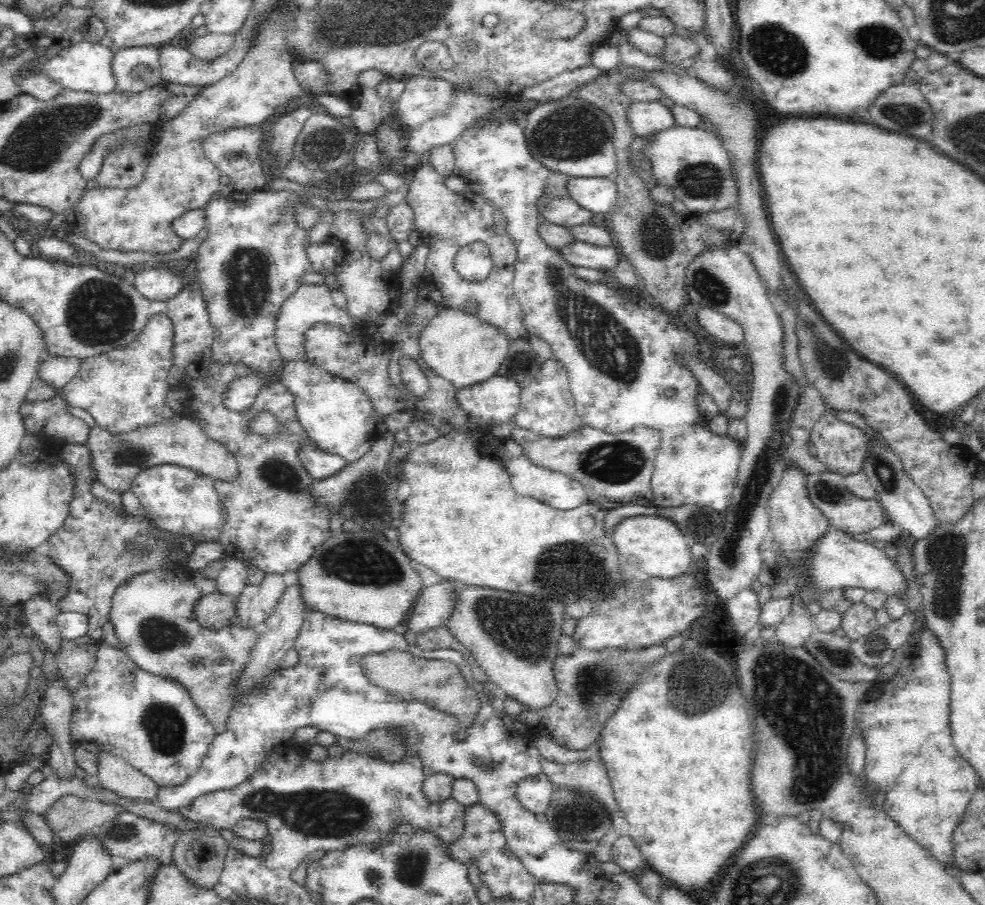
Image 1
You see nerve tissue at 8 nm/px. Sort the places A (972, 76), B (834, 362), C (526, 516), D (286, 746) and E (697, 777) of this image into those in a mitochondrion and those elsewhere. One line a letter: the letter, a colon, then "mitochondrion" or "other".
A: other
B: mitochondrion
C: other
D: other
E: other

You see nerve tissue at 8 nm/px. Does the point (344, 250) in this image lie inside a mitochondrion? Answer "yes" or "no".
no

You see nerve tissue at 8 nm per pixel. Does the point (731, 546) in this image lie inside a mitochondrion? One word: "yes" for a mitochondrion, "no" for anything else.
yes

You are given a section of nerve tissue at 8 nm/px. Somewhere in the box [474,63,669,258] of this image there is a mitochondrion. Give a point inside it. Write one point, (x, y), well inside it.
(574, 133)

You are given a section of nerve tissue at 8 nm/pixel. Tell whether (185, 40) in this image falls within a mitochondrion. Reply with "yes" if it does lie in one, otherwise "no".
no

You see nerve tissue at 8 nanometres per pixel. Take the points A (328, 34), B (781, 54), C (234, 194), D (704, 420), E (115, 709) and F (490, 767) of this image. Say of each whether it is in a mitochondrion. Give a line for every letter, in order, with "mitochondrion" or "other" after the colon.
A: mitochondrion
B: mitochondrion
C: other
D: other
E: other
F: mitochondrion

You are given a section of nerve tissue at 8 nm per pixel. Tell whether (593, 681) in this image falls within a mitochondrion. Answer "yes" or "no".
yes

